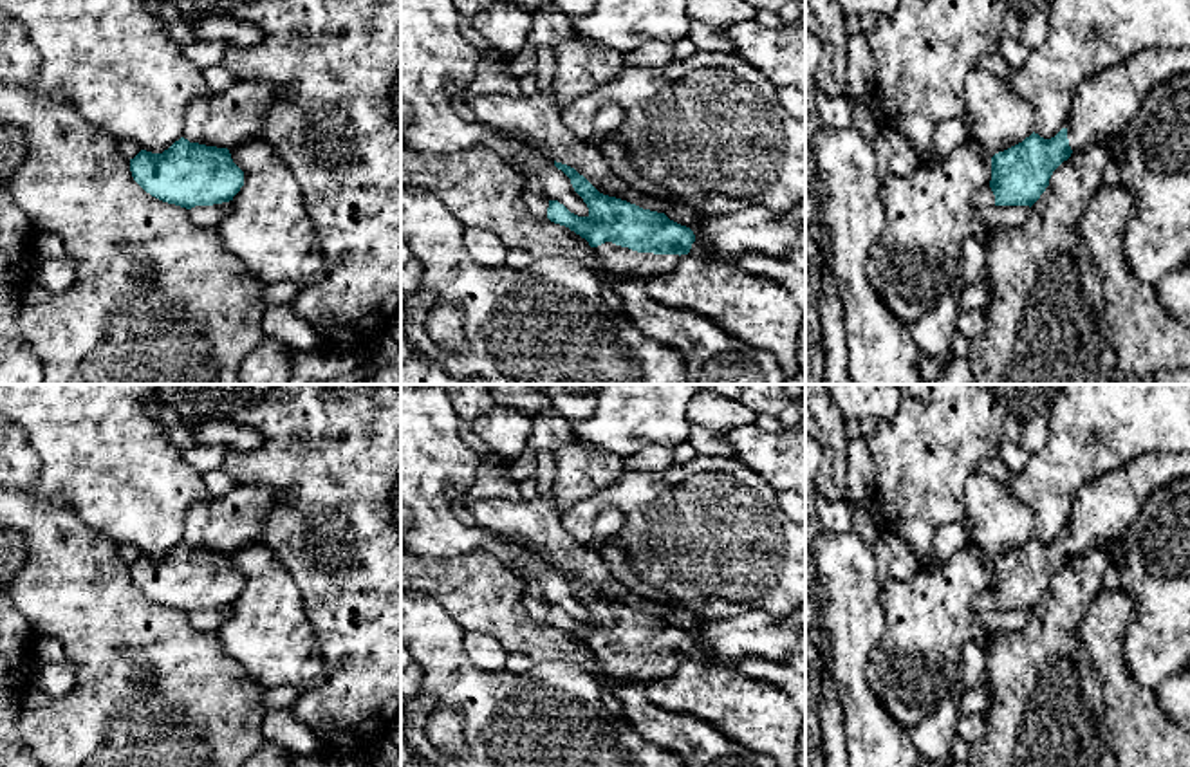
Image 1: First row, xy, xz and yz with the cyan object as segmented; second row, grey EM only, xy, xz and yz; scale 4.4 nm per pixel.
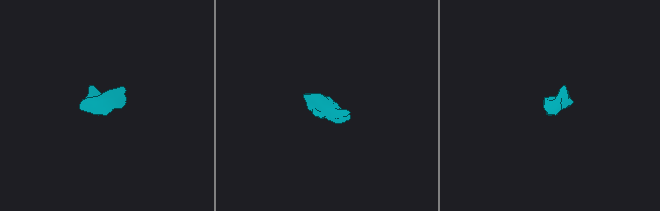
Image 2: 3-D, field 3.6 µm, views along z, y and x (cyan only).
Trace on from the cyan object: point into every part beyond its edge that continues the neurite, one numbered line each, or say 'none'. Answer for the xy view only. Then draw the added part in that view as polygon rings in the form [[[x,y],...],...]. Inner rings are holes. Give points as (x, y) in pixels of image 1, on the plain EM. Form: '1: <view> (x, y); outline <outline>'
none

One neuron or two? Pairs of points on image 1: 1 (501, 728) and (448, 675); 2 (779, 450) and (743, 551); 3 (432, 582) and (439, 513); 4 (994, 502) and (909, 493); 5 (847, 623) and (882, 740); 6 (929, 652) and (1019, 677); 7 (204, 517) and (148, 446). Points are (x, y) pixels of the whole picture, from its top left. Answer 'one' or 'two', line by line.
1: one
2: two
3: two
4: two
5: one
6: two
7: two

